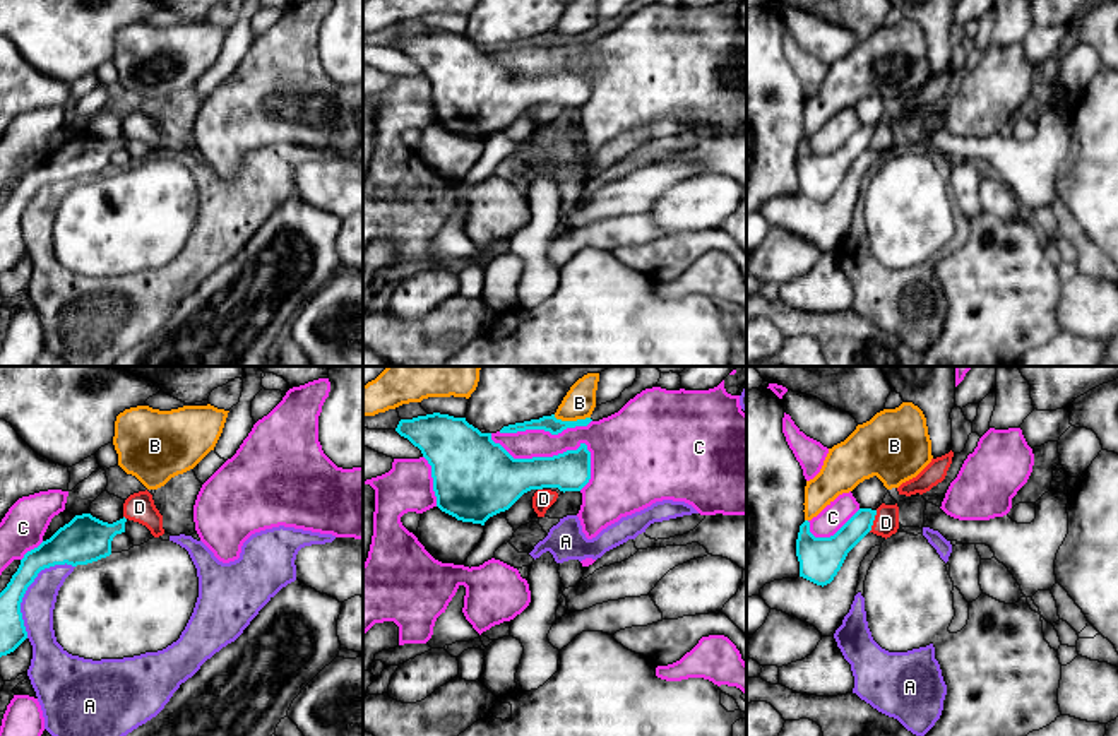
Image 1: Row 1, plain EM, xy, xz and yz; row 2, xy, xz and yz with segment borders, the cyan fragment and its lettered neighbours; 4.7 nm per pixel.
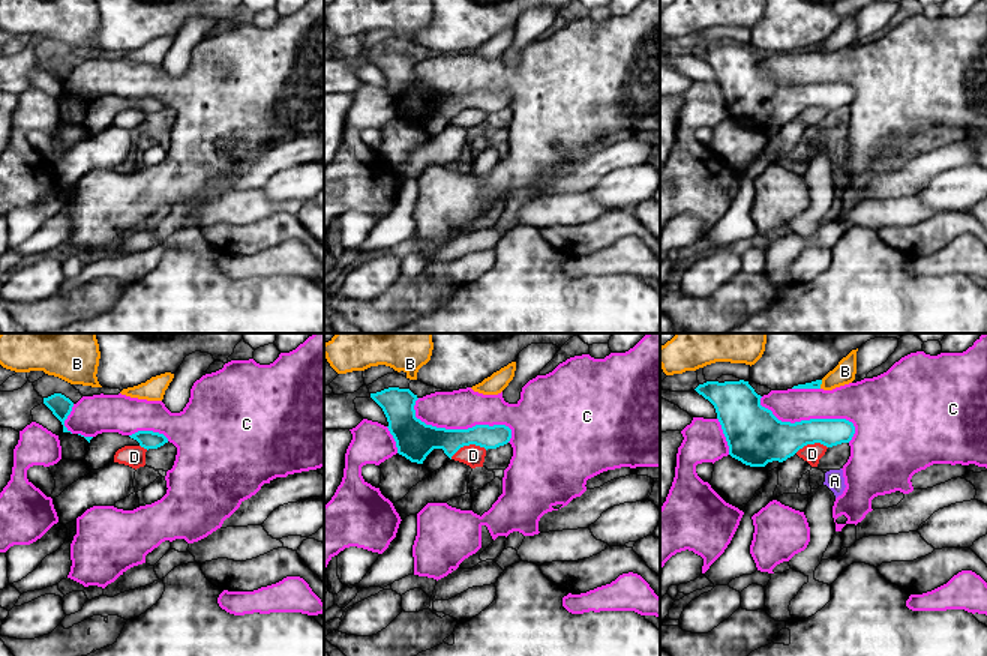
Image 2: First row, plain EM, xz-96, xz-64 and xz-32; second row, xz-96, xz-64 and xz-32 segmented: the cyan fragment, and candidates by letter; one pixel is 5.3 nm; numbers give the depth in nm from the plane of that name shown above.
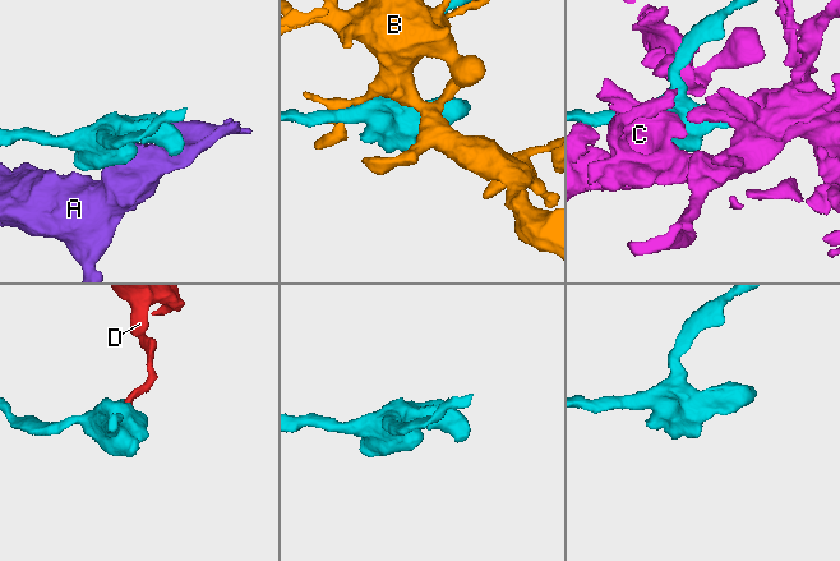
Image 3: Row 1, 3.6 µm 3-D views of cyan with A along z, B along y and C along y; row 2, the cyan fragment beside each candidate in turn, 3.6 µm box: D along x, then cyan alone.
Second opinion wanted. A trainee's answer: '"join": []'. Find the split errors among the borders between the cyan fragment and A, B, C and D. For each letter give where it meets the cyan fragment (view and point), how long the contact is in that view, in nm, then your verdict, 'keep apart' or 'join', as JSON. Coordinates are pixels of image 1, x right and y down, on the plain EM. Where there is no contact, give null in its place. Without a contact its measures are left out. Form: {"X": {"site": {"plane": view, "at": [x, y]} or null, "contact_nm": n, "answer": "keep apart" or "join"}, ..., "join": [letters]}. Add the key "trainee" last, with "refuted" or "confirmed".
{"A": {"site": {"plane": "xy", "at": [28, 202]}, "contact_nm": 420, "answer": "keep apart"}, "B": {"site": {"plane": "xz", "at": [572, 38]}, "contact_nm": 180, "answer": "keep apart"}, "C": {"site": {"plane": "xz", "at": [553, 72]}, "contact_nm": 500, "answer": "keep apart"}, "D": {"site": {"plane": "yz", "at": [872, 137]}, "contact_nm": 110, "answer": "keep apart"}, "join": [], "trainee": "confirmed"}

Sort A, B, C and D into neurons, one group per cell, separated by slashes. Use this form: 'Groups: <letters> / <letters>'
Groups: A / B / C / D

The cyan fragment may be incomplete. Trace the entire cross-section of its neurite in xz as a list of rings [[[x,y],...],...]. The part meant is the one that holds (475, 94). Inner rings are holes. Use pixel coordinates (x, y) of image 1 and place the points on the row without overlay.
[[[440,29],[401,36],[395,48],[418,63],[431,82],[437,123],[462,139],[485,142],[531,106],[580,108],[591,96],[591,68],[586,60],[553,74],[514,75],[491,56],[491,50],[481,50],[466,34]]]

